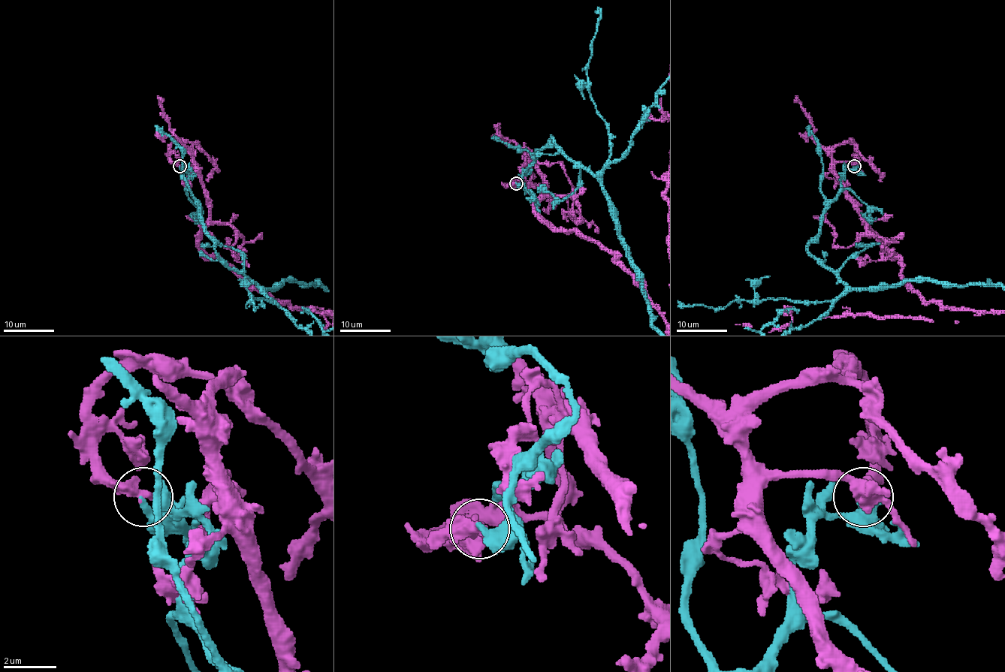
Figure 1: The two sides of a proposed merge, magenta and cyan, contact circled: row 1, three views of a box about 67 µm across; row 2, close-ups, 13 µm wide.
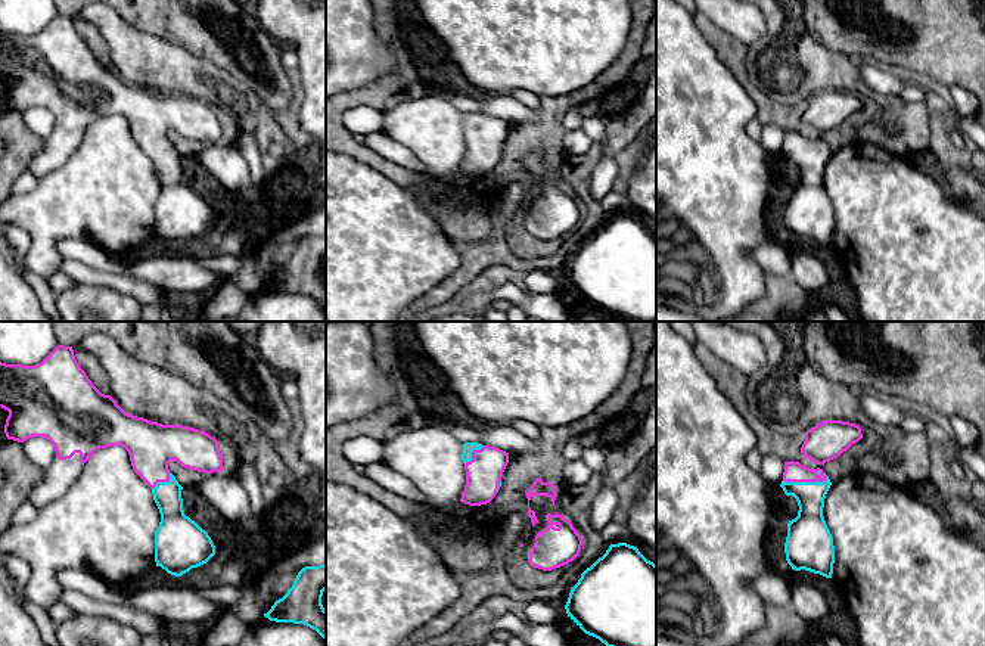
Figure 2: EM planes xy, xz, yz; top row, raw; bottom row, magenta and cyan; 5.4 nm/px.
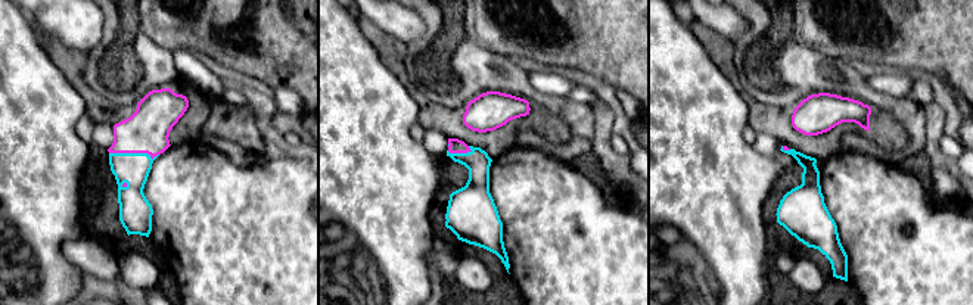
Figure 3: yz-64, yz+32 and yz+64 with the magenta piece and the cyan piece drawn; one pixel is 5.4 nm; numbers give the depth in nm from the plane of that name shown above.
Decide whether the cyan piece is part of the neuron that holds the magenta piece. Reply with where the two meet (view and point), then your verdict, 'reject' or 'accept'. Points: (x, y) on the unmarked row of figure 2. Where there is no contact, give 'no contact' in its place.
meets magenta in yz at (805, 151); reject

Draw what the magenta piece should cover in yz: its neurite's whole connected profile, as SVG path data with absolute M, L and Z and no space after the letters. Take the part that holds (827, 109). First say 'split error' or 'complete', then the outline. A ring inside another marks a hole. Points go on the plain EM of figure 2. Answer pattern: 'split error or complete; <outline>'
complete; M823 90L805 102L801 122L817 134L840 125L863 108L861 97L842 90Z

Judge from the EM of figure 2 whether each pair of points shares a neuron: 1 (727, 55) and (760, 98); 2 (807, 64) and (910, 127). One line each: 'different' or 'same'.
1: same
2: same

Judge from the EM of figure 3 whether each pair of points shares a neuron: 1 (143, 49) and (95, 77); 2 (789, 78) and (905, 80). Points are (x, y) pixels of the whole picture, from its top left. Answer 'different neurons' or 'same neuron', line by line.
1: same neuron
2: different neurons

